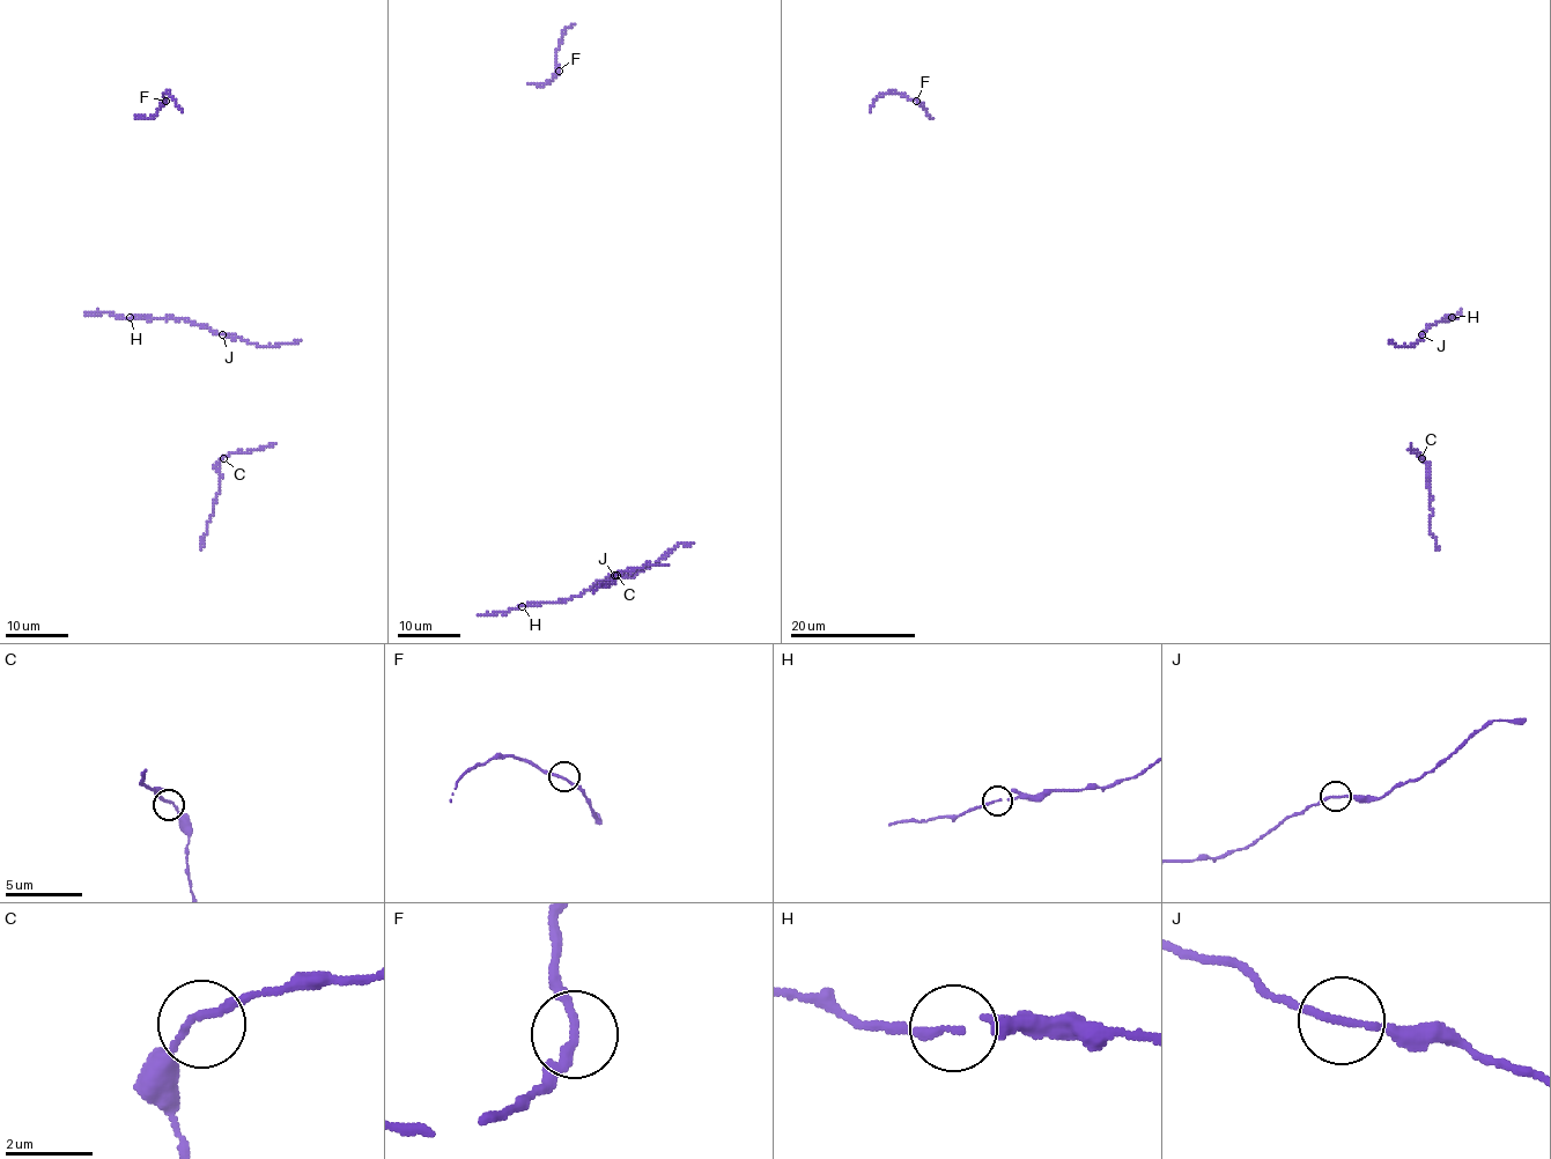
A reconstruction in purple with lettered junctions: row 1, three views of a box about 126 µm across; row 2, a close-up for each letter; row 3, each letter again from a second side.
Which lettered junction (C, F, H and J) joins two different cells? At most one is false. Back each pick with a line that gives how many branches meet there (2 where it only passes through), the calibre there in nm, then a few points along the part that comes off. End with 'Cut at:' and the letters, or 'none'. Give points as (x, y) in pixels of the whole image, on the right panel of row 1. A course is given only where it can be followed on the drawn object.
Cut at: none

